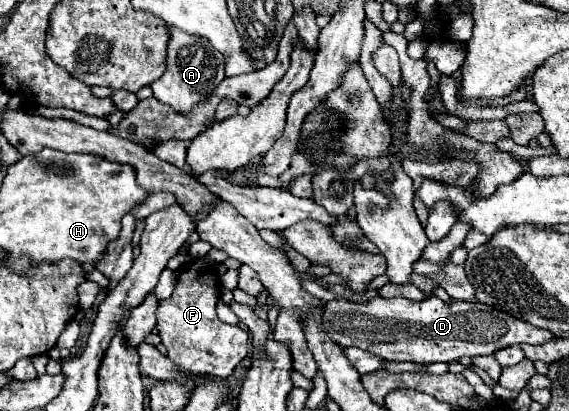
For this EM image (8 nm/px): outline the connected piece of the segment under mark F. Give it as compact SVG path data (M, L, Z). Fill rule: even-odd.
M191 259L177 271L177 283L173 295L159 301L157 307L157 331L161 343L167 347L167 357L175 361L183 371L193 375L213 373L215 377L229 377L233 369L247 357L249 335L233 325L221 323L215 313L219 301L221 281L215 265L207 259Z

